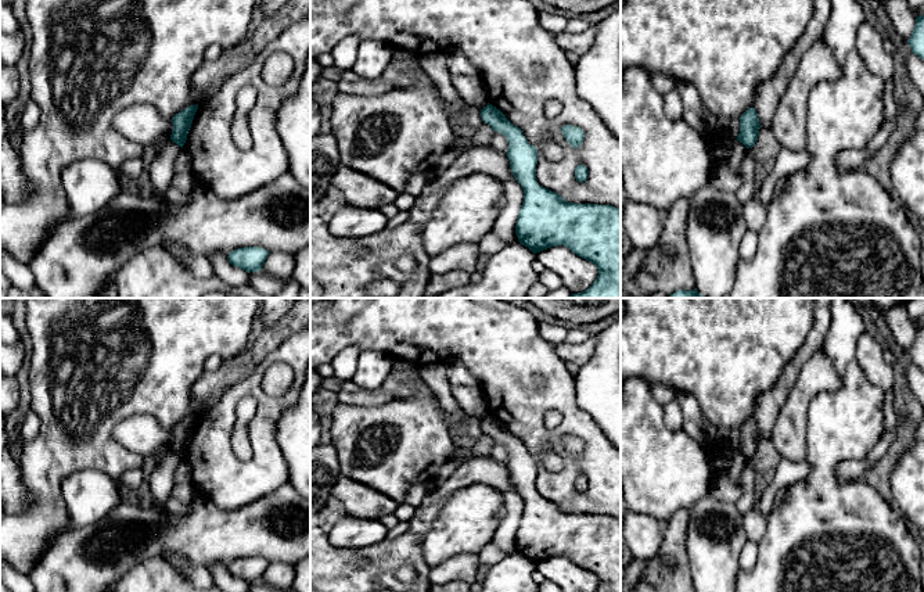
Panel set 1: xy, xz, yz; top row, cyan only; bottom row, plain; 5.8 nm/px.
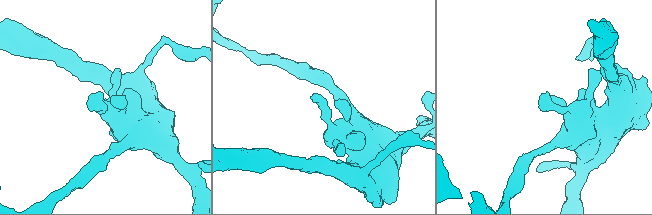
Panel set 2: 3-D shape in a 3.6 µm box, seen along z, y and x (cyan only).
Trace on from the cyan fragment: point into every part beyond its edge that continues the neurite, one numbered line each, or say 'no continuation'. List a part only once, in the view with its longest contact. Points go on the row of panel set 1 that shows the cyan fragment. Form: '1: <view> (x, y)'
no continuation

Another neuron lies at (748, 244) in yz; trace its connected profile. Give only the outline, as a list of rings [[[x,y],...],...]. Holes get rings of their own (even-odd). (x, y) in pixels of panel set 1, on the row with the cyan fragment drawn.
[[[747,230],[741,243],[740,243],[740,259],[751,261],[758,248],[759,233]]]

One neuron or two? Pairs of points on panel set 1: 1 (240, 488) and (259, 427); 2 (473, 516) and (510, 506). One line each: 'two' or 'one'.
1: one
2: two

